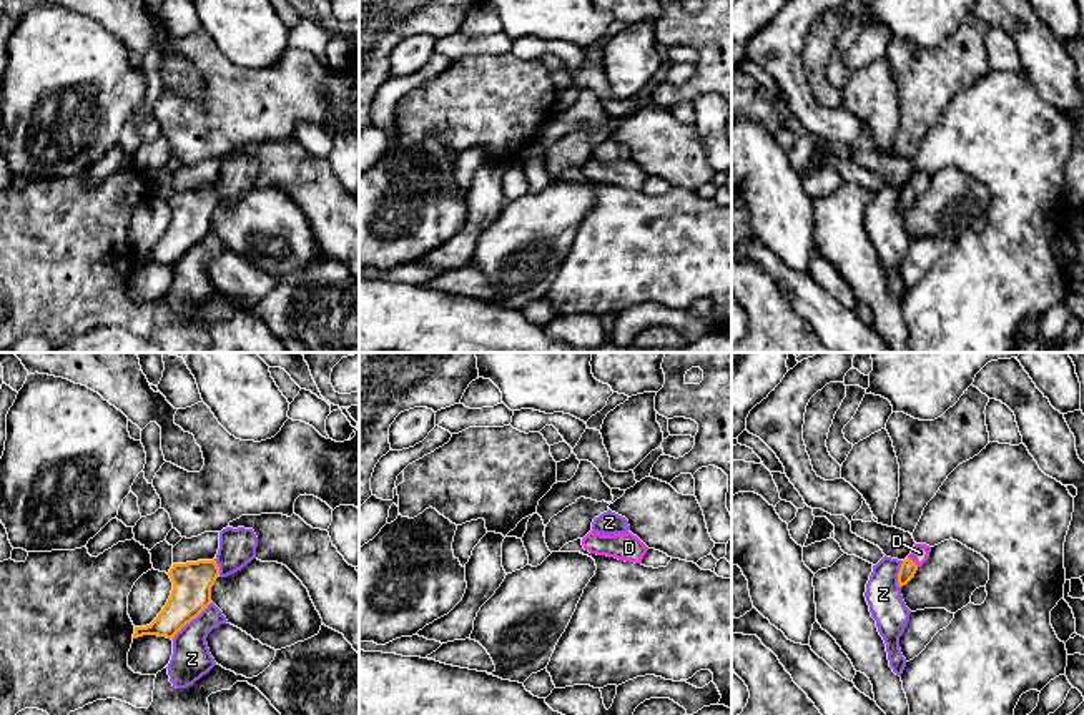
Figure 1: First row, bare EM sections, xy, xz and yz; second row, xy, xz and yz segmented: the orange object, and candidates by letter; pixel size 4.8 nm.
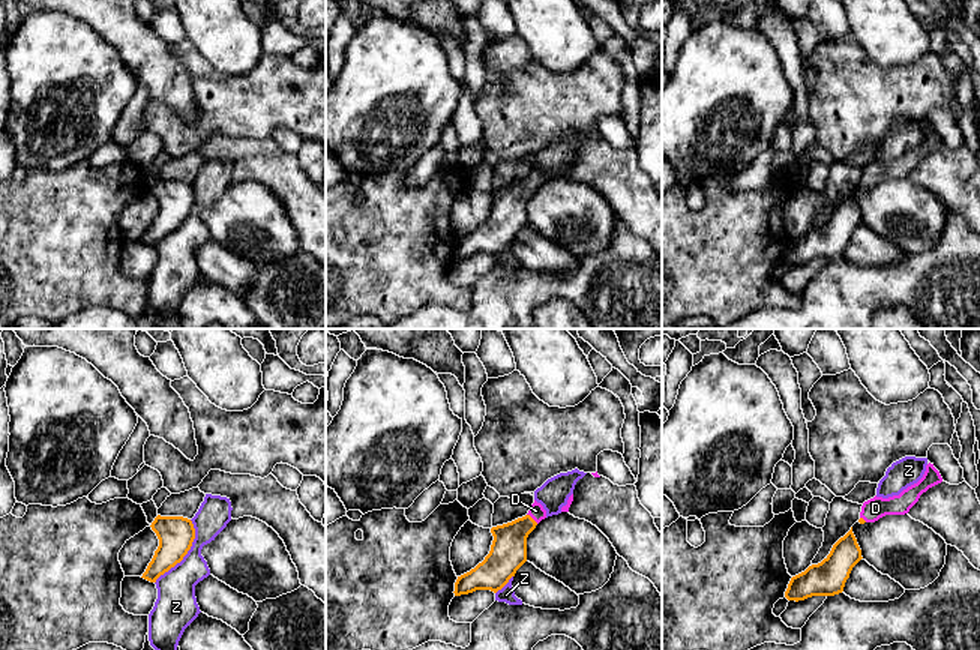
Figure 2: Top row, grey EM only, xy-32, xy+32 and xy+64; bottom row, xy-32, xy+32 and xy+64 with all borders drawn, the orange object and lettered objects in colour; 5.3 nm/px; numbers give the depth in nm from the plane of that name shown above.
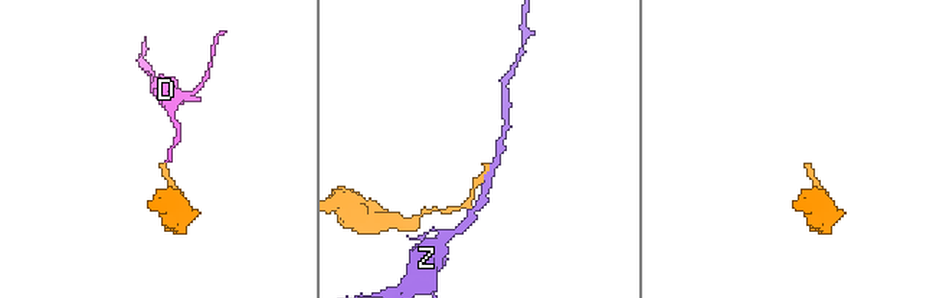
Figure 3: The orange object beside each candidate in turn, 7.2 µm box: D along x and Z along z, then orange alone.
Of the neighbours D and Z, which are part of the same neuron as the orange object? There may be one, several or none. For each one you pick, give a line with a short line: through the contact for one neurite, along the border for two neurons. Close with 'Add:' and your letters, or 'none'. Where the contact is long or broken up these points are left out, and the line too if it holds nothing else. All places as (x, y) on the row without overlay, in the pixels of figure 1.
D: Line: yz (908, 195), (911, 188), (920, 180)
Add: D

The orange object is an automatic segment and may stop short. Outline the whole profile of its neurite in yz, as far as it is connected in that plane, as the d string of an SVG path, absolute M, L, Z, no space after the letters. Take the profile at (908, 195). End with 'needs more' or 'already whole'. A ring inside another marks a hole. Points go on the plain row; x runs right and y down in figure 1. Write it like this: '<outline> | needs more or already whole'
M914 171L911 181L903 188L898 201L898 213L906 213L916 198L928 188L931 175L926 171Z | needs more

